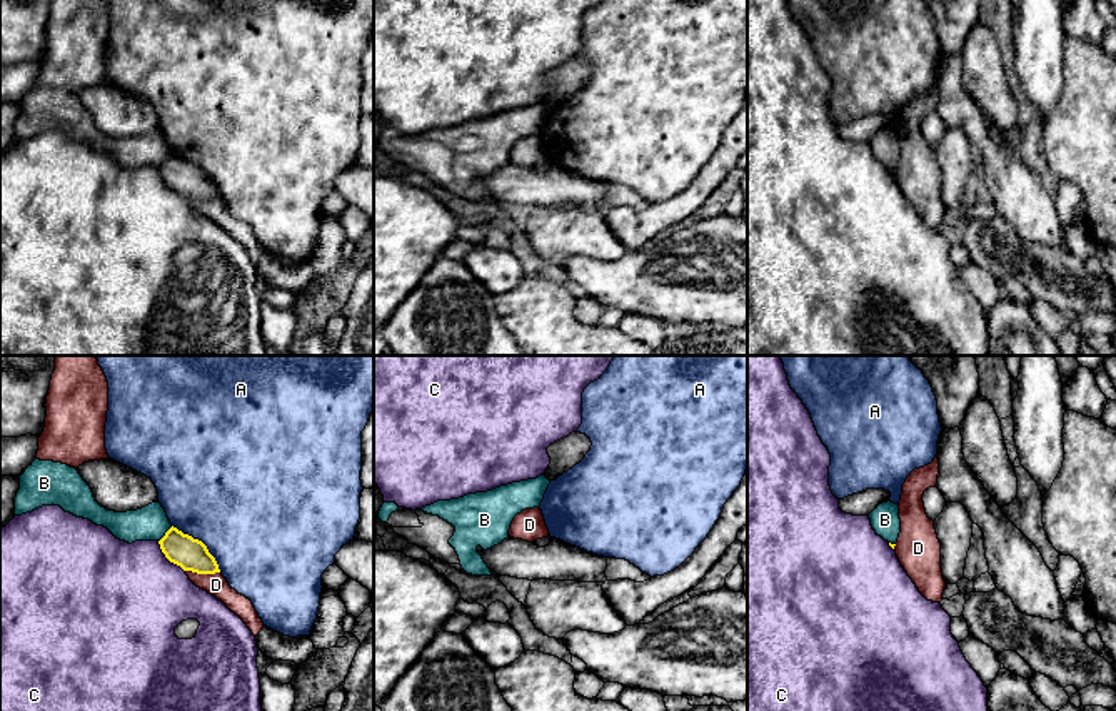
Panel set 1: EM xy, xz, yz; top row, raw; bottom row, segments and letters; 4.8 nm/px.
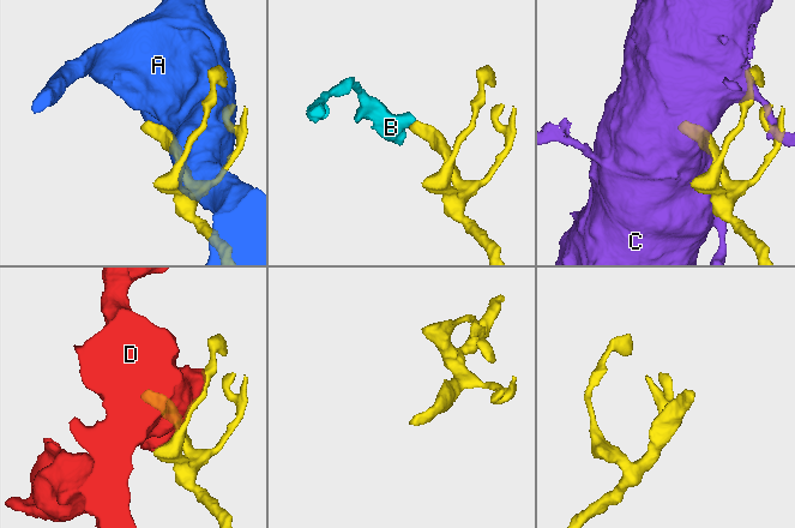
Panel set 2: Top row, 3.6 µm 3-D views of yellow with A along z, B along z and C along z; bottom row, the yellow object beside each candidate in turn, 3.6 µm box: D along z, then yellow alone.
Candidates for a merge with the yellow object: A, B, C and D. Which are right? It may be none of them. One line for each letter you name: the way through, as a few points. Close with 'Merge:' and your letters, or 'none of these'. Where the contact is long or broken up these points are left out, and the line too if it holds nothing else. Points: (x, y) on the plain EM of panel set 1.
Merge: none of these

